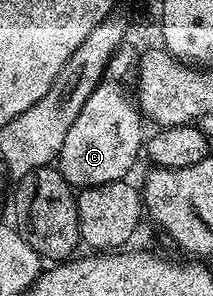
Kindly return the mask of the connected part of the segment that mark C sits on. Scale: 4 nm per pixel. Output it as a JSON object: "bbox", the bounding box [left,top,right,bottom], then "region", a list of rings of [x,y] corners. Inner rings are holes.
{"bbox":[59,46,143,189],"region":[[[123,46],[111,58],[105,71],[105,81],[96,88],[83,102],[83,110],[79,110],[79,118],[71,122],[71,130],[67,130],[67,138],[63,138],[59,171],[67,183],[74,189],[90,188],[107,182],[124,180],[130,174],[133,163],[143,152],[143,135],[141,124],[143,117],[135,103],[134,97],[125,93],[121,84],[113,80],[125,80],[134,75],[139,63],[138,53],[132,52],[129,46]]]}

